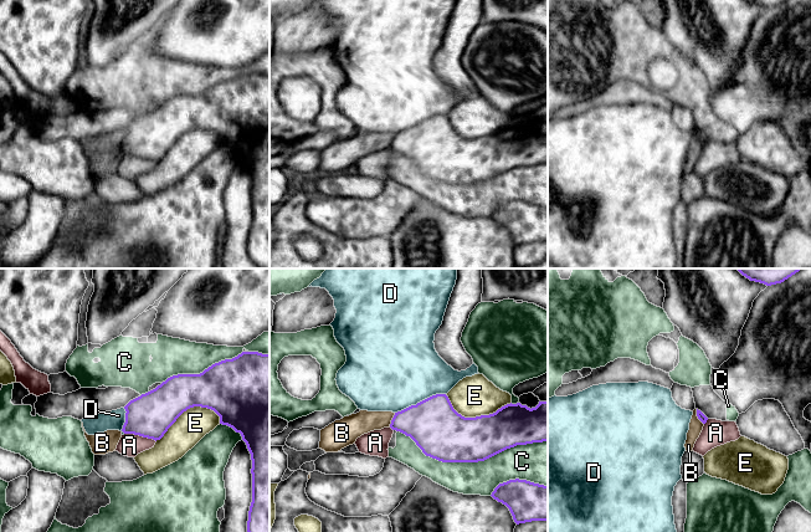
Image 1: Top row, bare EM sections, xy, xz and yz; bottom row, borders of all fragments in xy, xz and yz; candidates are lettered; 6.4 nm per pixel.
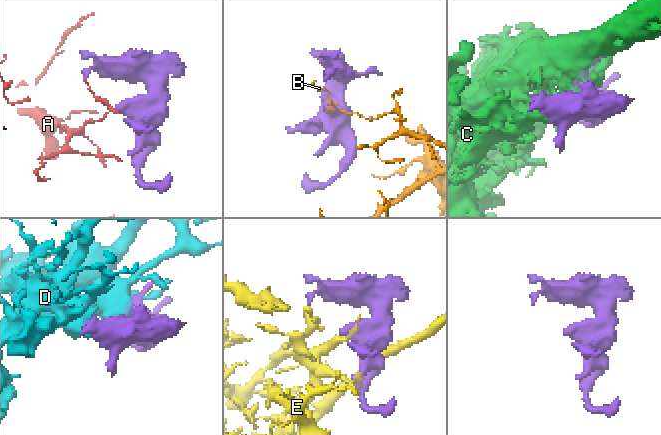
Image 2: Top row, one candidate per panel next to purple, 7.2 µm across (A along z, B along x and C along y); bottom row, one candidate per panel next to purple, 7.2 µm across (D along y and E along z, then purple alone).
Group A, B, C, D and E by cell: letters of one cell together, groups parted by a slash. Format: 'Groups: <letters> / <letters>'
Groups: A / B / C / D / E

